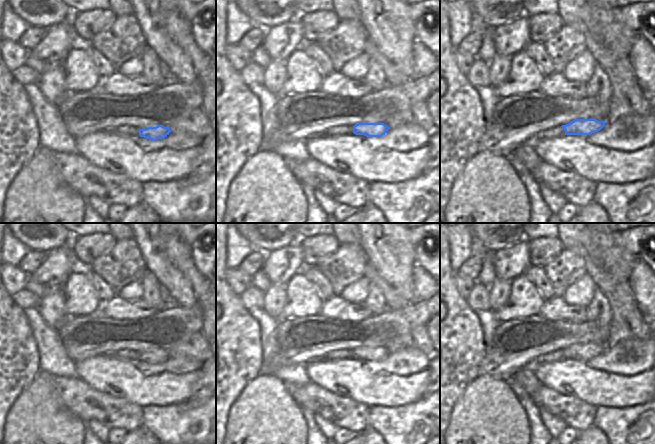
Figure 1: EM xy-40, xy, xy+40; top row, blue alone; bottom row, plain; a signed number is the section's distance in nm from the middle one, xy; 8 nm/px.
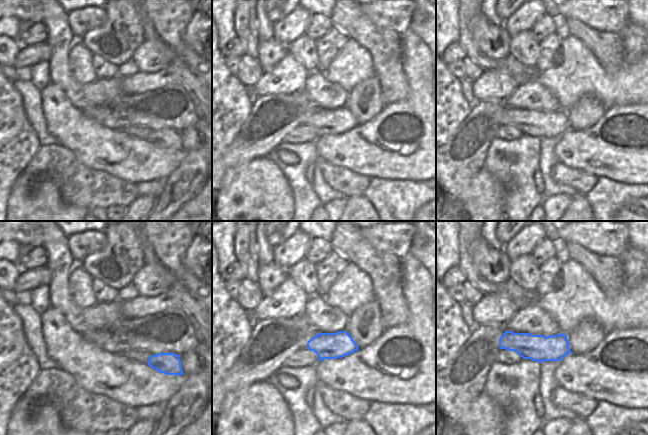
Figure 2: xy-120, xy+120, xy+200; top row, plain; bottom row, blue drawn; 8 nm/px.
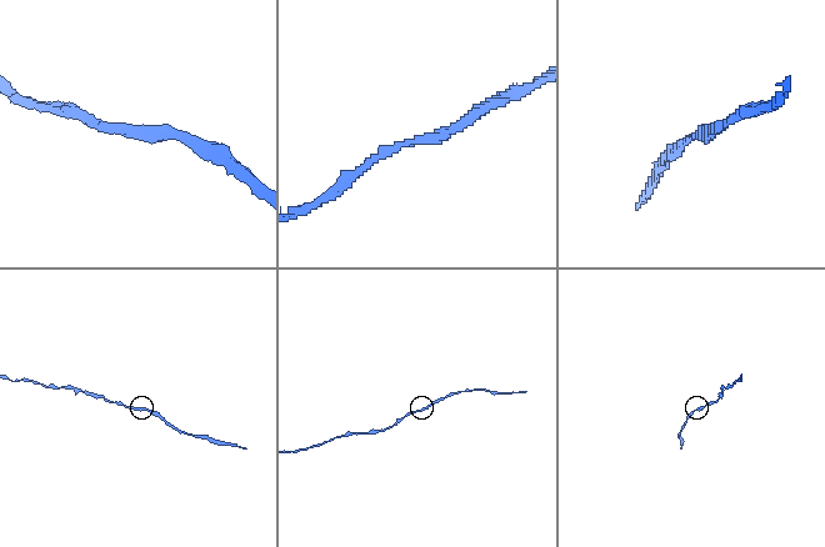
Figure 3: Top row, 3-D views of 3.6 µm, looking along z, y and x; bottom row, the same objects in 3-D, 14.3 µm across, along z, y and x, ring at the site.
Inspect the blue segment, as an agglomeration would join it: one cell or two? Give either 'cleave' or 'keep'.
keep

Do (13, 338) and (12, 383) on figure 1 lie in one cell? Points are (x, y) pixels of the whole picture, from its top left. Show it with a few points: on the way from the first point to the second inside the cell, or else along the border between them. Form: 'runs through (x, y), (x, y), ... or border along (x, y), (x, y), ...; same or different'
runs through (12, 349), (12, 372); same

